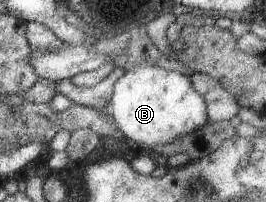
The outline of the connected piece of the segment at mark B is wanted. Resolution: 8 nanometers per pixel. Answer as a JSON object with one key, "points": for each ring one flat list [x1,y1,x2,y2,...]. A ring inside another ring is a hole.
{"points":[[151,65,128,67,126,72,113,83,112,93,109,97,108,109,114,119,117,129,121,135,141,147,153,147,159,143,173,143,173,139,183,137,205,125,207,115,205,113,206,103,195,91,189,77,178,72,168,71]]}

